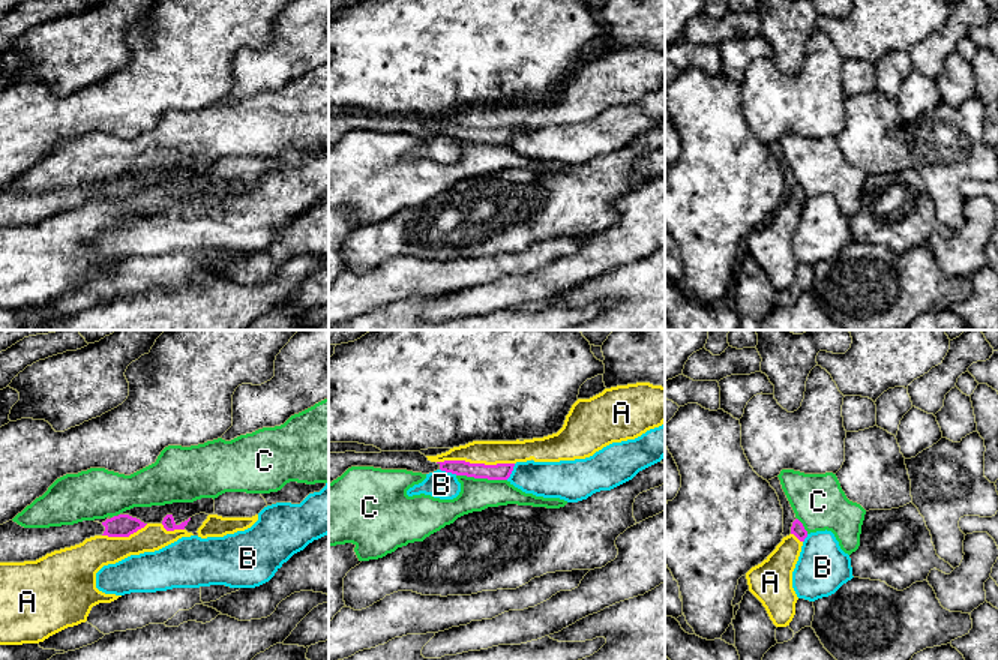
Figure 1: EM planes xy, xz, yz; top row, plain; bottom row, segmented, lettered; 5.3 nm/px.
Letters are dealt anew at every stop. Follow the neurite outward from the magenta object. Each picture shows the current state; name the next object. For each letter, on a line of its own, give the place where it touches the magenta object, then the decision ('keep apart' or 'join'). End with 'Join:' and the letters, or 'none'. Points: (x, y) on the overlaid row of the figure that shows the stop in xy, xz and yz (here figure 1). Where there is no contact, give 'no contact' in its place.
A: contact xz (476, 464); keep apart
B: contact xz (449, 471); keep apart
C: contact xz (482, 477); keep apart
Join: none

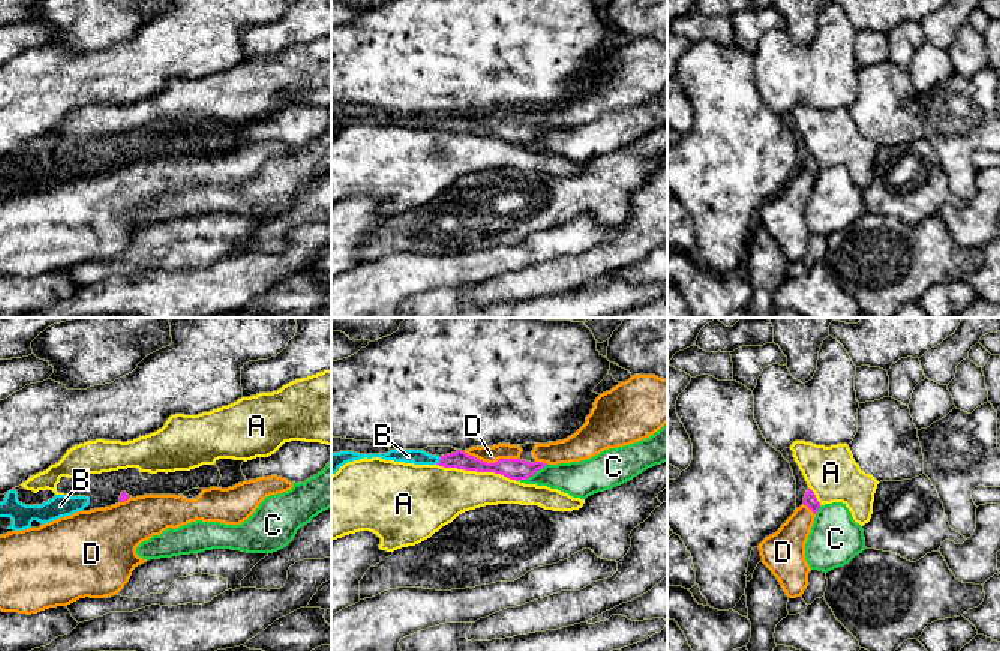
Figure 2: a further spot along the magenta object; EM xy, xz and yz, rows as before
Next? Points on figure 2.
A: contact xz (477, 471); keep apart
B: contact xz (440, 461); join
C: contact xz (532, 474); keep apart
D: contact xz (492, 464); keep apart
Join: B

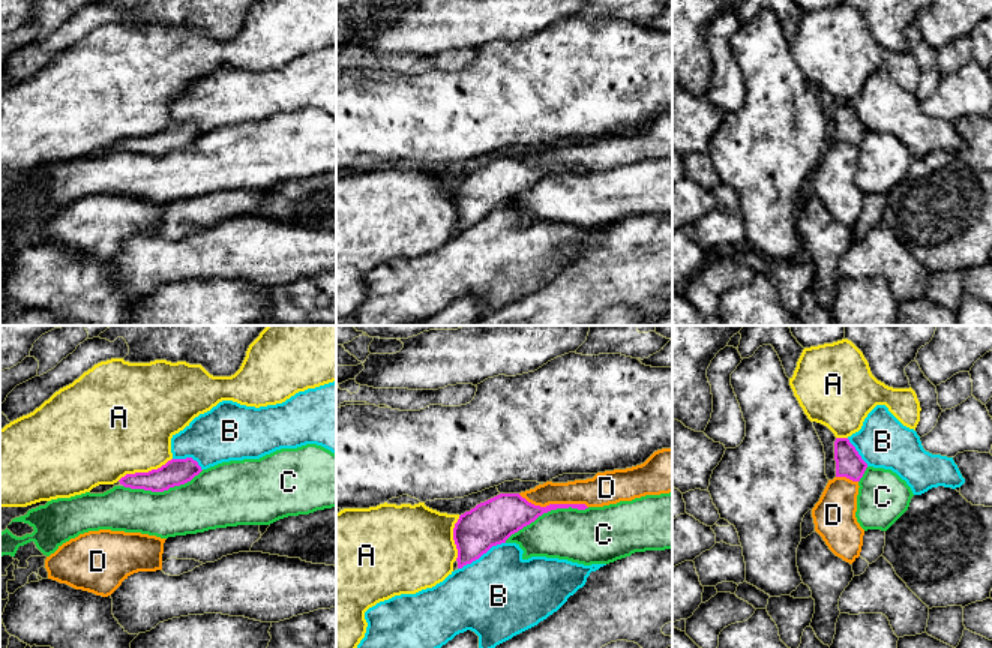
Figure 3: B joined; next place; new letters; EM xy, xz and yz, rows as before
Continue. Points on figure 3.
A: contact xy (144, 473); keep apart
B: contact xz (480, 555); keep apart
C: contact xz (547, 512); keep apart
D: contact xz (553, 504); keep apart
Join: none

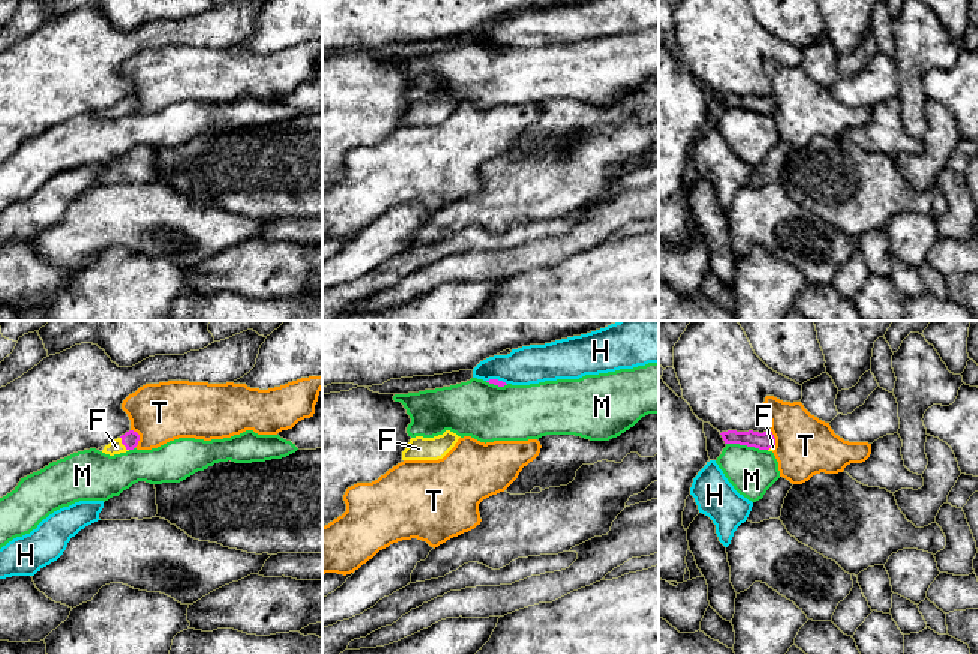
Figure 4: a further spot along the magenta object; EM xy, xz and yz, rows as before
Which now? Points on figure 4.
F: contact xy (123, 444); join
H: contact xz (497, 380); keep apart
M: contact yz (747, 446); keep apart
T: contact xy (138, 438); keep apart
Join: F

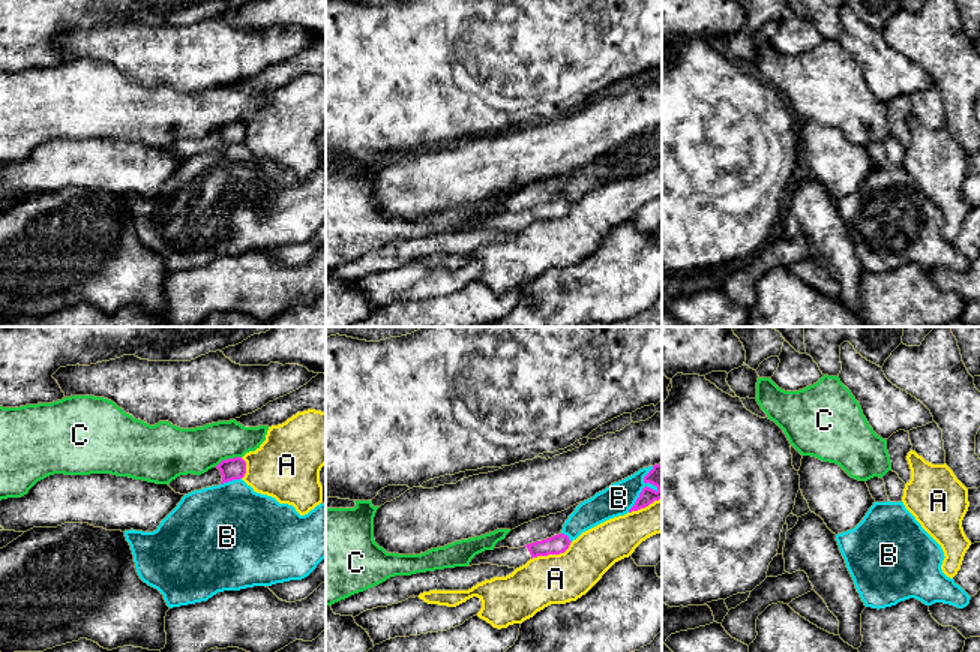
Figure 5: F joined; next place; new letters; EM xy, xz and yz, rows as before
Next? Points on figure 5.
A: contact xz (553, 553); keep apart
B: contact xy (230, 480); keep apart
C: contact xy (227, 459); keep apart
Join: none

